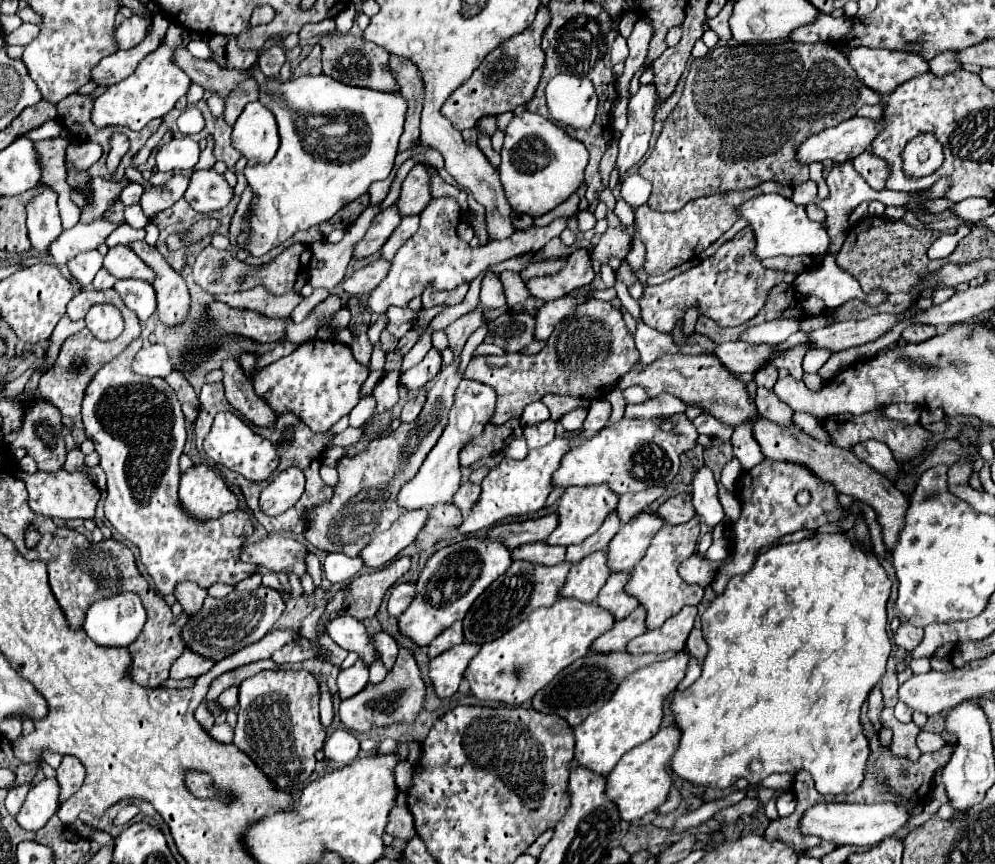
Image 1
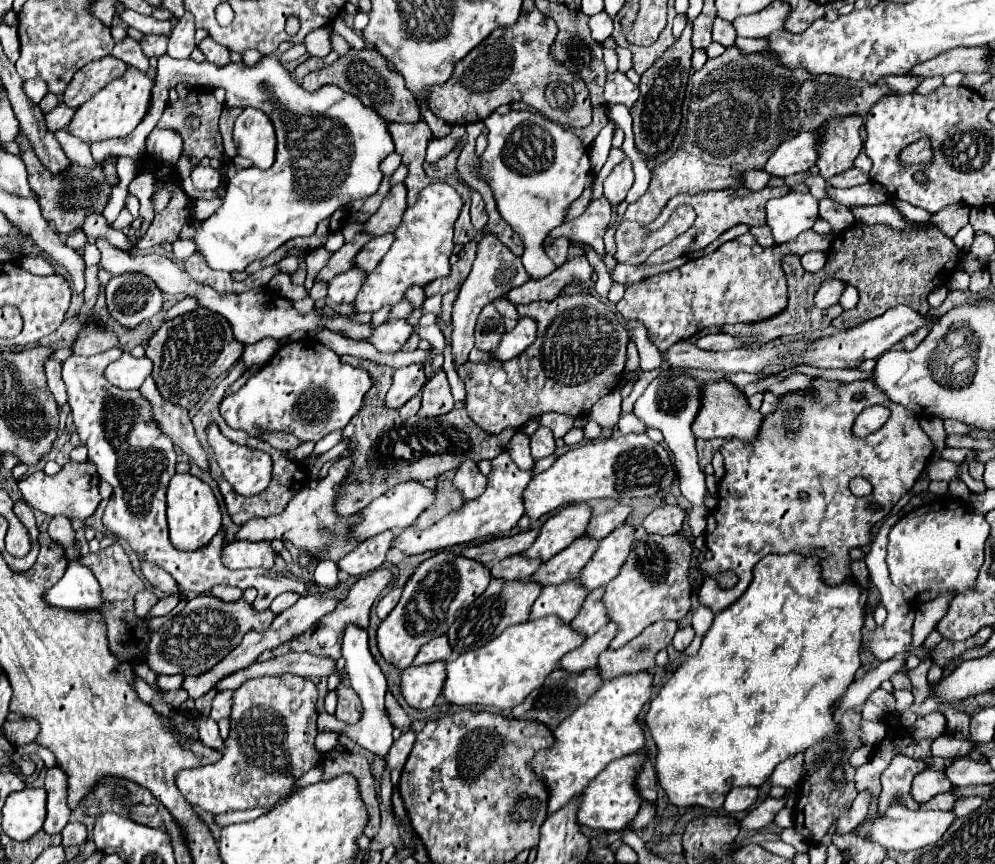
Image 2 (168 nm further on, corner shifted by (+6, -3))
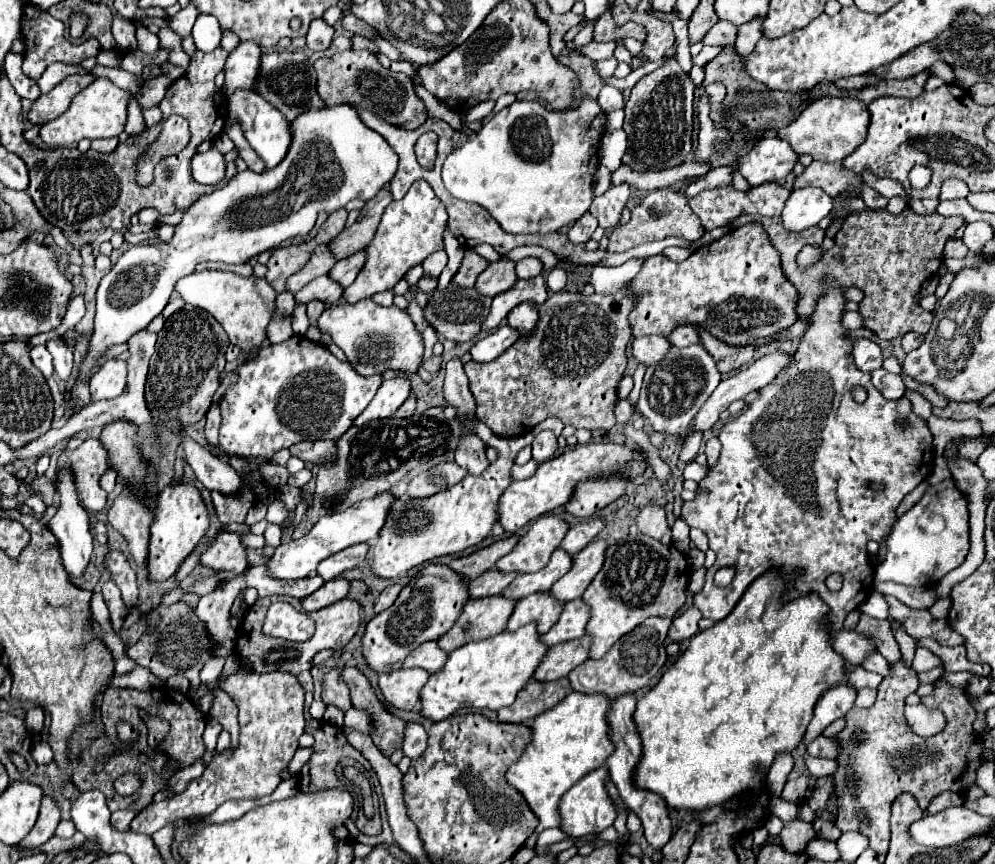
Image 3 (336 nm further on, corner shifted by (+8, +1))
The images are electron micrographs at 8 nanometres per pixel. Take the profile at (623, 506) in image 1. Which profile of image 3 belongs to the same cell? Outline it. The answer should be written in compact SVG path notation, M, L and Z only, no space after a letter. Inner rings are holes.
M583 520L579 524L575 524L573 528L569 528L569 532L565 534L561 548L575 556L579 550L583 550L599 532L603 530L603 522L601 520Z

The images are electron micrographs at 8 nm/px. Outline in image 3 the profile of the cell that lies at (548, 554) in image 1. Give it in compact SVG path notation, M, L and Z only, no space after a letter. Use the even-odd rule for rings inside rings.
M483 572L481 576L477 576L475 580L471 580L469 584L469 600L479 600L479 598L487 598L487 596L495 596L499 594L507 584L511 584L511 580L515 580L515 572Z

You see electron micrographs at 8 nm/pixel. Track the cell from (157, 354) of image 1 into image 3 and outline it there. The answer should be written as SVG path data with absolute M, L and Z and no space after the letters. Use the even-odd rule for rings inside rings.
M107 360L101 370L91 378L91 400L111 400L125 390L127 364L121 360Z

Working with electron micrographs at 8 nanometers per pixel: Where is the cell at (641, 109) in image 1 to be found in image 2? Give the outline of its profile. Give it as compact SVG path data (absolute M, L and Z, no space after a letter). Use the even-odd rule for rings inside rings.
M625 158L605 178L605 198L611 202L611 206L617 206L619 202L625 200L625 194L629 192L631 184L633 184L633 162L631 158Z

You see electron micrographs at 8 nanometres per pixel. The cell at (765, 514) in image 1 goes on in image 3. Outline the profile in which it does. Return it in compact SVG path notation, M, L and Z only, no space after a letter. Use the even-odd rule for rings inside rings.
M831 286L827 288L819 298L817 298L817 306L813 310L813 314L809 318L805 318L805 322L809 324L809 328L805 330L805 334L801 336L799 340L799 346L793 354L793 360L791 360L791 366L789 368L783 368L779 372L779 376L767 384L765 388L761 388L761 394L759 398L749 404L741 416L737 416L735 420L729 420L721 432L719 432L719 442L721 442L721 454L719 454L719 460L715 466L711 466L707 470L707 476L699 482L699 488L697 488L697 496L695 500L691 502L683 502L683 508L681 508L681 520L685 520L691 528L699 528L703 530L707 536L709 536L709 548L717 554L717 560L715 564L707 570L707 578L705 578L705 586L699 594L695 594L693 598L693 604L703 612L705 618L711 618L715 622L723 620L725 616L731 614L731 610L735 608L735 604L741 600L743 592L751 586L753 580L757 580L761 574L769 572L769 570L779 570L783 574L783 578L787 580L787 584L801 584L801 592L799 590L787 590L783 598L799 598L801 594L809 594L809 592L815 592L821 596L821 600L829 606L829 614L825 618L825 624L829 628L831 634L839 632L843 628L843 622L847 618L847 614L855 608L859 608L871 594L873 594L873 566L869 562L869 554L867 554L867 542L869 540L875 540L881 544L881 540L887 540L887 532L891 532L891 526L895 524L895 510L897 506L901 504L903 496L909 494L915 486L919 486L933 470L933 446L931 446L931 432L927 428L927 422L917 416L913 410L911 410L911 402L907 398L899 398L899 400L887 400L883 398L883 394L871 384L871 376L861 372L855 362L853 362L853 356L851 356L851 350L853 350L853 342L849 340L847 336L847 328L841 324L841 318L845 314L845 294L843 294L843 288L841 286ZM853 386L865 386L867 390L867 400L863 404L855 402L853 400ZM897 418L909 418L909 426L899 426L897 424ZM873 482L883 482L885 484L885 492L875 492L869 488L869 484ZM719 568L735 568L735 578L731 584L727 586L715 586L713 584L713 576ZM829 574L841 574L843 576L843 588L839 592L831 592L827 586L825 586L825 580Z

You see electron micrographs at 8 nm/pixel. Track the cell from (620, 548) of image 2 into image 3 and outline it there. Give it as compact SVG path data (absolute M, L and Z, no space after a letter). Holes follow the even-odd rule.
M593 540L589 546L585 546L585 550L575 554L571 570L551 586L549 590L551 596L563 604L581 598L589 580L593 580L595 572L599 572L599 568L603 566L605 548L607 548L605 540Z

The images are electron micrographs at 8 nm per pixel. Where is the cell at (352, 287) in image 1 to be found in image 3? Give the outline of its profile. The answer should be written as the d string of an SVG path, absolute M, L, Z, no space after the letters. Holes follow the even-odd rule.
M319 276L311 280L305 288L295 294L295 304L307 304L311 300L321 300L323 304L335 304L341 300L341 288L335 288L327 276Z

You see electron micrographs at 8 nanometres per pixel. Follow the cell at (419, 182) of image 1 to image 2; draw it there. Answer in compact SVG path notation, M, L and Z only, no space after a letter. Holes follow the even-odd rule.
M401 182L391 188L381 208L365 222L363 232L369 232L373 236L395 232L403 220L405 210L407 210L407 186Z

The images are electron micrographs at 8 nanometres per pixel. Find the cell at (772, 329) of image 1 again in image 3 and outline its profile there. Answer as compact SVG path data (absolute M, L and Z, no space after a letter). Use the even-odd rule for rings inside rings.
M685 324L685 326L677 326L673 332L669 332L667 340L673 344L673 346L691 346L691 344L697 344L701 342L699 336L697 336L697 330L691 326L691 324Z

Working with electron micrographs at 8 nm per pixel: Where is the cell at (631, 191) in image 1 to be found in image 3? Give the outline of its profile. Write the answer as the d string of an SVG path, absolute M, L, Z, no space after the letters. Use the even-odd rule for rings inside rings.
M603 86L597 100L599 100L599 104L605 108L605 112L613 112L613 110L625 106L625 100L623 100L621 90L617 90L617 88L613 88L613 86Z

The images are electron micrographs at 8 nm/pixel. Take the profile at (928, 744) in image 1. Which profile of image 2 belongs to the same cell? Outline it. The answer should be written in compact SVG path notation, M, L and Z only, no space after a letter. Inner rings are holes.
M943 734L941 738L931 742L931 754L939 758L953 758L953 756L967 756L971 746L965 740L957 740L951 734Z

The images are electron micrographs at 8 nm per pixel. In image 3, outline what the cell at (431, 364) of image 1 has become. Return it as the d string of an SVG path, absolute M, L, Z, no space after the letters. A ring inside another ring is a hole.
M393 378L393 380L383 382L375 398L371 400L371 404L363 410L363 414L355 420L353 426L363 426L371 420L391 418L397 412L397 408L409 398L409 394L411 394L411 388L409 388L407 378Z

